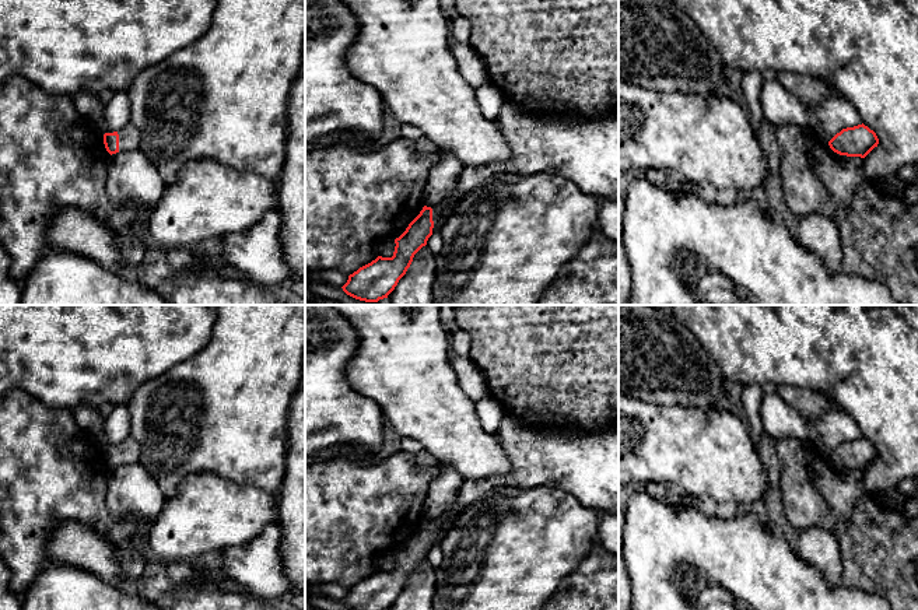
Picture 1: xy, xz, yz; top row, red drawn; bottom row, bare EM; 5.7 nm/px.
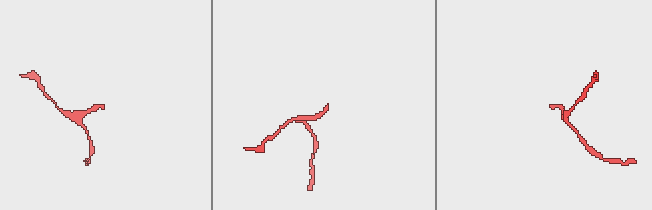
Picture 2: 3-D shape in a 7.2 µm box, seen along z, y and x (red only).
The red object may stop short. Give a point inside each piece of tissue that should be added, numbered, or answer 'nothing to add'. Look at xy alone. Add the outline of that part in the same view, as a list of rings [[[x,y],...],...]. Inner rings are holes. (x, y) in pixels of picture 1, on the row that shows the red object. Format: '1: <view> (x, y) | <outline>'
1: xy (129, 137) | [[[127,123],[119,132],[119,152],[139,150],[141,134],[133,123]]]

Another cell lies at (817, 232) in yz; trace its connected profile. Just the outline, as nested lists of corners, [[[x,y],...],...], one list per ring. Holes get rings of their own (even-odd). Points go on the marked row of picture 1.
[[[821,213],[802,217],[795,239],[814,253],[830,271],[841,271],[842,248],[840,229],[830,217]]]

